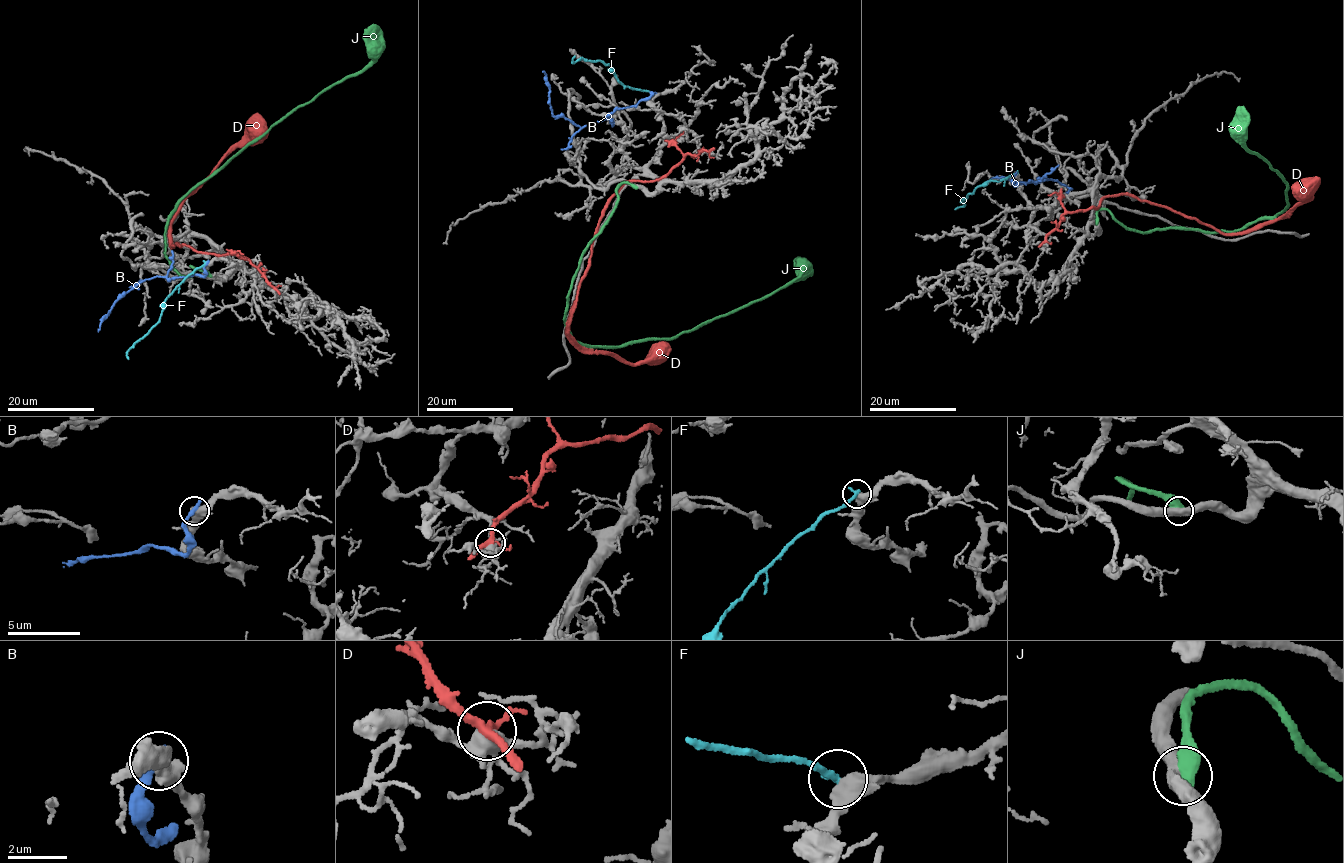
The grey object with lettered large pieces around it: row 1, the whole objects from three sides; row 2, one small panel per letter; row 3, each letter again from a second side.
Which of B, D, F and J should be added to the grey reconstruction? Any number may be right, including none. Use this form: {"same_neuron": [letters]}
{"same_neuron": []}

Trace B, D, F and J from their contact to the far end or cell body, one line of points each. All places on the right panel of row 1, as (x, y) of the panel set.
B: (1015, 174), (1014, 185), (1020, 181), (1052, 179), (1026, 183), (993, 178), (987, 183)
D: (1045, 241), (1065, 213), (1102, 198), (1125, 194), (1238, 234), (1286, 215), (1304, 190)
F: (1016, 173), (984, 182), (963, 200), (964, 206), (955, 209)
J: (1096, 222), (1104, 209), (1143, 233), (1233, 231), (1284, 210), (1283, 178), (1245, 145), (1243, 106)

